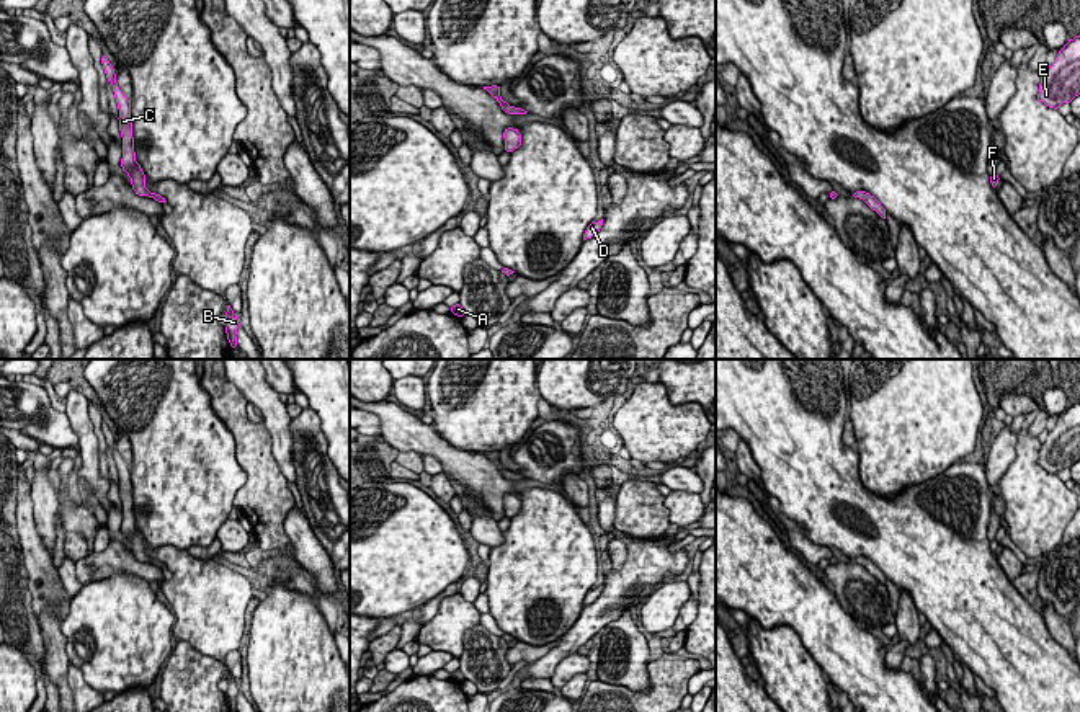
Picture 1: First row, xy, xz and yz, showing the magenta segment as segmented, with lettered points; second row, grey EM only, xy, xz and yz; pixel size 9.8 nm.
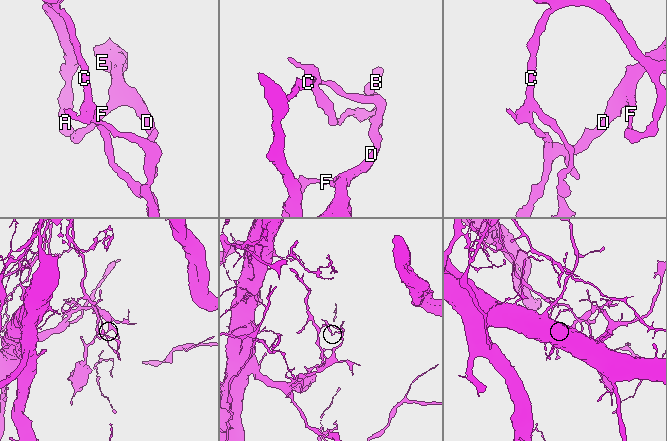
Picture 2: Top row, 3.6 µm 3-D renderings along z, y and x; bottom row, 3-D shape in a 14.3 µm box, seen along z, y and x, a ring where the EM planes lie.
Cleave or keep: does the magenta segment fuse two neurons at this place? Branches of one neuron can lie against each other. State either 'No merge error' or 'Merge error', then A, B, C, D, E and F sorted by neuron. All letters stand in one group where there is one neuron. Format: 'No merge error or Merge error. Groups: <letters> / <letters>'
Merge error. Groups: A B D E F / C

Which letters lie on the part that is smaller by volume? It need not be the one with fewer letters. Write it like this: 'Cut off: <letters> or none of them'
Cut off: C

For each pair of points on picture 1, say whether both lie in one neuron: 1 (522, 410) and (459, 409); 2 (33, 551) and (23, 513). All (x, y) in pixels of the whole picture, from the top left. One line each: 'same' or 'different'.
1: same
2: same

